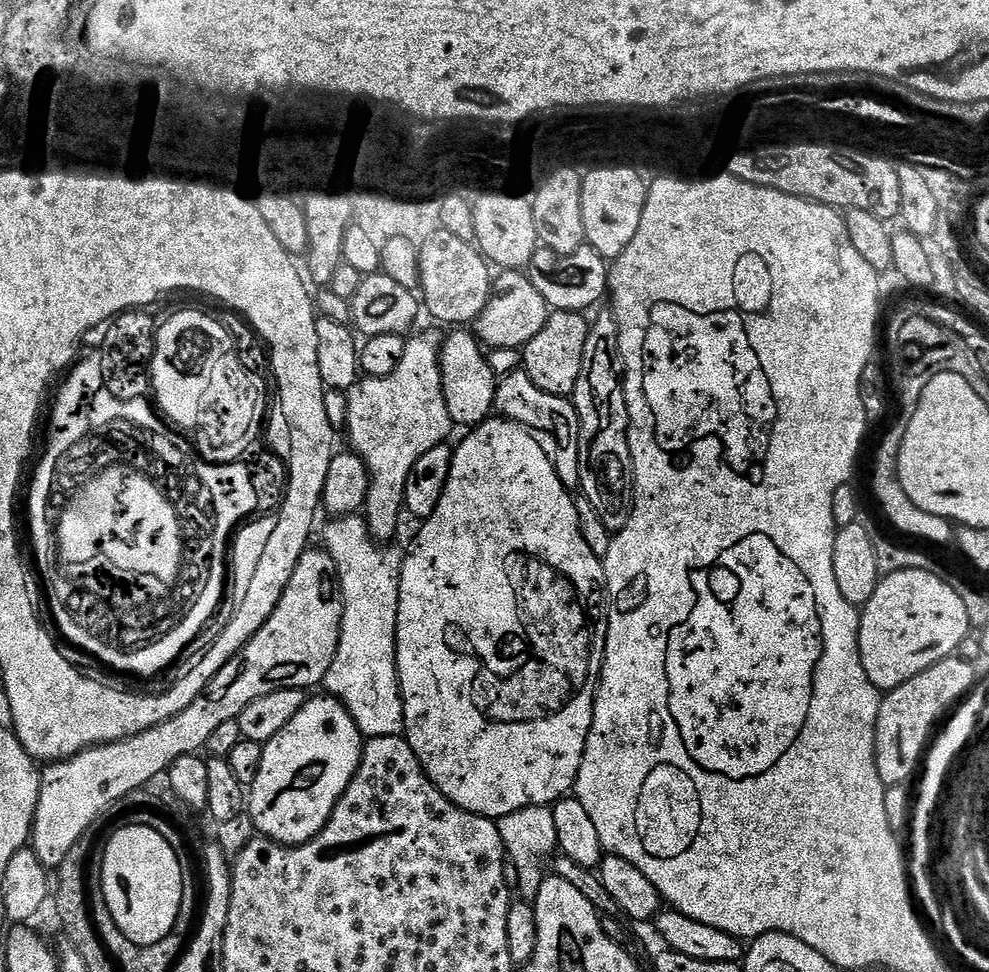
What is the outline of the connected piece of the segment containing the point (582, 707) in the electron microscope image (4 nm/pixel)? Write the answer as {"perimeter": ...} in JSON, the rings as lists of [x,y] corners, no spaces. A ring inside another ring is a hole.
{"perimeter":[[[489,418],[483,420],[481,424],[476,425],[476,427],[471,429],[465,436],[468,437],[466,437],[460,445],[455,445],[452,453],[450,478],[446,482],[442,498],[438,502],[434,514],[419,525],[420,533],[417,534],[416,541],[412,544],[412,549],[407,549],[404,565],[400,571],[400,597],[398,598],[398,622],[396,623],[396,669],[398,670],[398,678],[400,679],[400,693],[404,696],[404,730],[402,735],[414,750],[418,762],[422,762],[424,772],[430,778],[430,782],[447,800],[457,804],[463,812],[478,814],[479,816],[485,816],[488,820],[498,821],[501,817],[514,814],[523,808],[555,805],[557,800],[565,799],[576,787],[576,775],[582,766],[582,754],[586,750],[586,742],[592,729],[596,689],[600,687],[600,671],[604,665],[606,634],[608,633],[608,604],[606,603],[608,579],[604,573],[603,559],[598,555],[598,552],[596,556],[595,550],[592,549],[591,542],[584,537],[584,528],[580,525],[580,512],[576,509],[575,502],[572,501],[573,493],[562,482],[562,478],[558,478],[558,474],[552,465],[552,460],[546,454],[546,450],[544,449],[543,443],[538,439],[537,433],[533,431],[533,429],[525,428],[524,425],[514,422],[513,420]],[[492,700],[495,701],[495,704],[570,704],[570,706],[568,706],[568,708],[556,708],[556,710],[550,710],[550,712],[546,712],[546,714],[542,714],[542,716],[526,718],[526,720],[522,720],[522,722],[502,722],[499,718],[494,718],[492,714],[488,714],[486,708],[484,708],[484,706],[488,706],[488,703]]]}

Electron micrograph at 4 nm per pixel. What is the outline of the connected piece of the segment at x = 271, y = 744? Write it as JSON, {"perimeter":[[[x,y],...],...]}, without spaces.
{"perimeter":[[[321,694],[313,700],[312,697],[305,699],[302,710],[298,710],[298,714],[294,714],[294,718],[290,718],[290,722],[282,726],[282,730],[278,730],[278,734],[274,734],[274,738],[270,738],[264,745],[258,778],[254,778],[246,796],[246,812],[252,817],[257,833],[261,837],[289,846],[313,840],[327,826],[336,803],[356,777],[365,743],[364,733],[336,697]]]}

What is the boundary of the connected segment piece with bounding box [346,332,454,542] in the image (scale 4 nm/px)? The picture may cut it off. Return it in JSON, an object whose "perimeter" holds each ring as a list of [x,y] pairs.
{"perimeter":[[[424,332],[421,336],[413,335],[408,340],[406,354],[394,374],[386,374],[386,378],[374,378],[373,376],[361,379],[348,397],[348,423],[346,433],[351,451],[361,456],[368,473],[372,479],[372,485],[368,491],[368,503],[366,505],[366,519],[372,535],[381,542],[391,541],[391,536],[400,528],[400,512],[405,511],[404,491],[408,475],[413,466],[434,446],[445,443],[448,435],[454,431],[454,425],[450,418],[450,410],[446,410],[446,398],[442,390],[442,374],[440,373],[440,346],[441,333]]]}

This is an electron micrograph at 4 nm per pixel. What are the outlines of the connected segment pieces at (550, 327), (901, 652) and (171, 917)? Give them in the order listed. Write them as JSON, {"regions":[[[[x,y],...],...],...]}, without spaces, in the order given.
{"regions":[[[[553,311],[548,317],[546,326],[534,334],[529,344],[524,345],[522,370],[538,386],[538,390],[546,390],[554,398],[568,398],[578,386],[578,378],[582,374],[582,358],[586,354],[586,338],[590,327],[589,321],[579,312]]],[[[898,570],[883,577],[878,590],[874,590],[874,598],[870,598],[860,612],[860,657],[866,678],[870,678],[872,685],[881,690],[902,686],[930,666],[955,657],[971,628],[966,602],[958,598],[958,590],[954,590],[944,576],[930,574],[926,570]]],[[[131,822],[125,823],[125,828],[120,828],[108,840],[104,848],[104,860],[100,864],[100,873],[104,879],[104,893],[106,894],[106,906],[110,914],[114,914],[114,922],[118,922],[118,930],[130,938],[130,942],[138,942],[142,946],[160,944],[162,938],[173,935],[176,919],[180,916],[180,907],[184,904],[184,885],[186,879],[183,876],[184,864],[181,853],[171,848],[166,840],[156,829],[146,825],[138,825]]]]}

